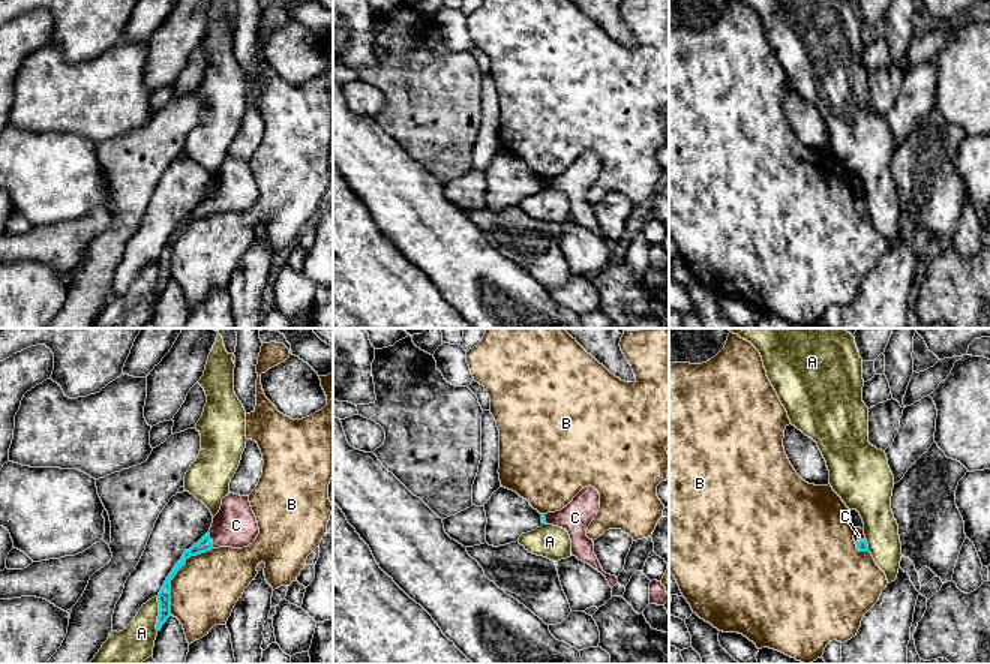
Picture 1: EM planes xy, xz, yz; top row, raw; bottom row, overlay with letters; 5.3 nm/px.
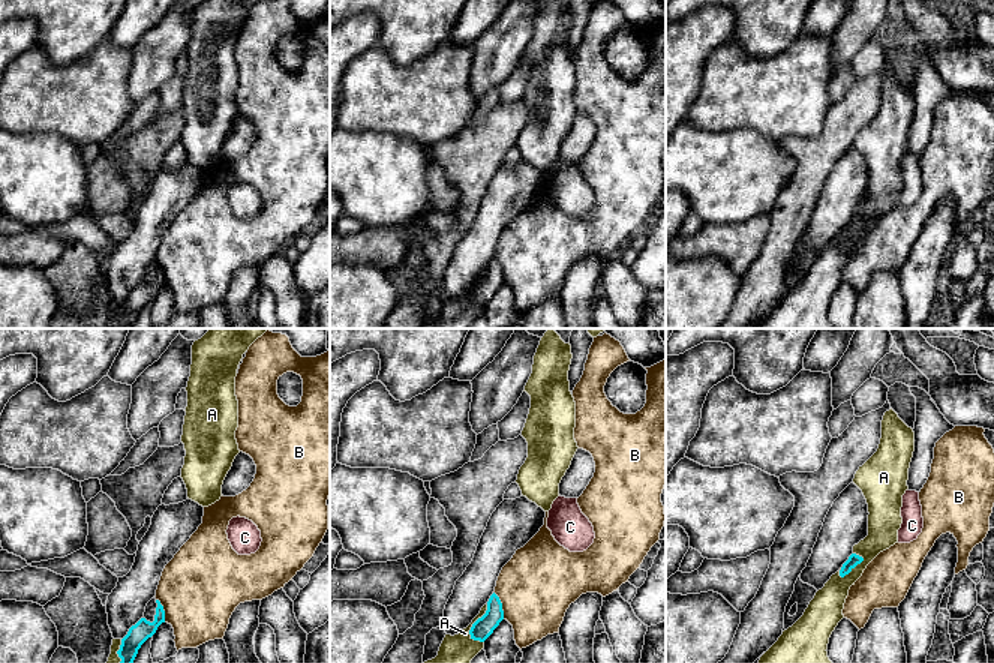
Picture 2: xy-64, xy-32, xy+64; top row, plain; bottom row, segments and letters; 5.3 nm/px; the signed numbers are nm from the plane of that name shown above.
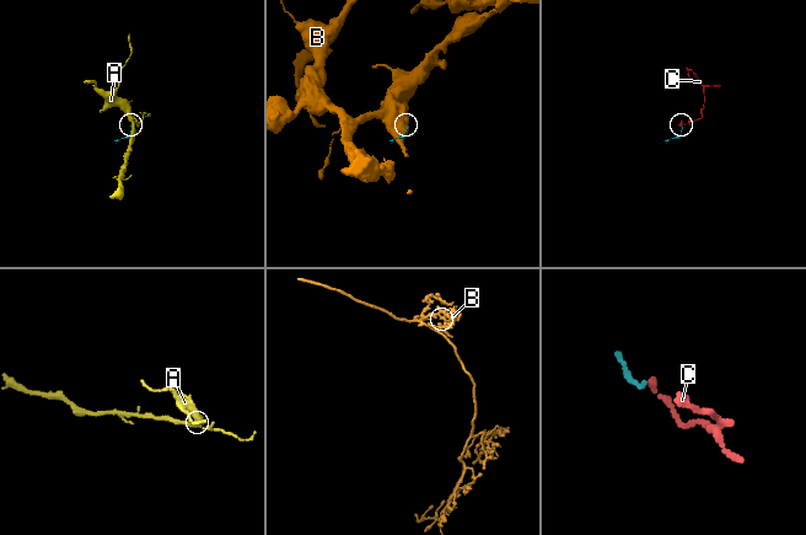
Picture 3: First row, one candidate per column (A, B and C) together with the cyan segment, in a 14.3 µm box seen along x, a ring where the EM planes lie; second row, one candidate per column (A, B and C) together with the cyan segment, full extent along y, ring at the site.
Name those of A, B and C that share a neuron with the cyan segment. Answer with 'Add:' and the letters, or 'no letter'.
Add: C

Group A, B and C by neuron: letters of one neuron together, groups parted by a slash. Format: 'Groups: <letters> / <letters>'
Groups: A / B / C

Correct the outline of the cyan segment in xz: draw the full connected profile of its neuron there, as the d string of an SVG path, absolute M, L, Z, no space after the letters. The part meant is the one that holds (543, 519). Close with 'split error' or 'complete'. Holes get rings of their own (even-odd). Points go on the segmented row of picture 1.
M588 486L582 489L562 510L542 514L542 523L566 529L572 540L572 555L602 573L609 586L614 588L618 583L618 579L603 571L594 553L594 543L586 537L586 529L598 510L600 495L594 487Z; split error

